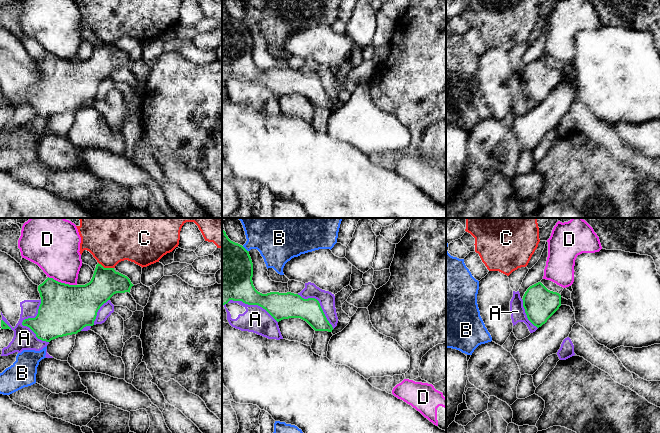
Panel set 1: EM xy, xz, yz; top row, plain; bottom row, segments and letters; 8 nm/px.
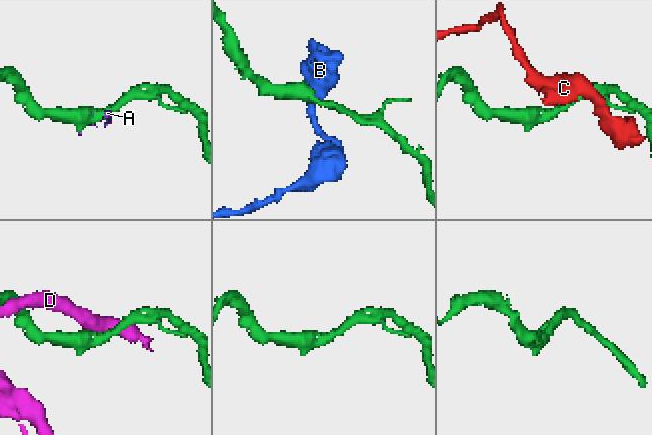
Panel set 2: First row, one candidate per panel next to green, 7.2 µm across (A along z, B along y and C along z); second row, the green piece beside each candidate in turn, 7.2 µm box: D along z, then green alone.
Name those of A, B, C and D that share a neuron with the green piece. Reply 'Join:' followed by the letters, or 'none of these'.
Join: none of these

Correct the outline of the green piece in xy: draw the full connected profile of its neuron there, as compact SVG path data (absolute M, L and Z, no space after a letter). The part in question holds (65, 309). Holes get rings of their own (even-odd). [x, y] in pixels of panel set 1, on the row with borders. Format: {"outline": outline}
{"outline": "M97 264L91 281L85 285L69 285L47 278L38 286L41 304L35 318L23 320L22 325L29 327L36 337L50 342L58 337L77 334L86 326L93 326L100 307L116 293L129 292L134 286L130 279L114 270Z"}

